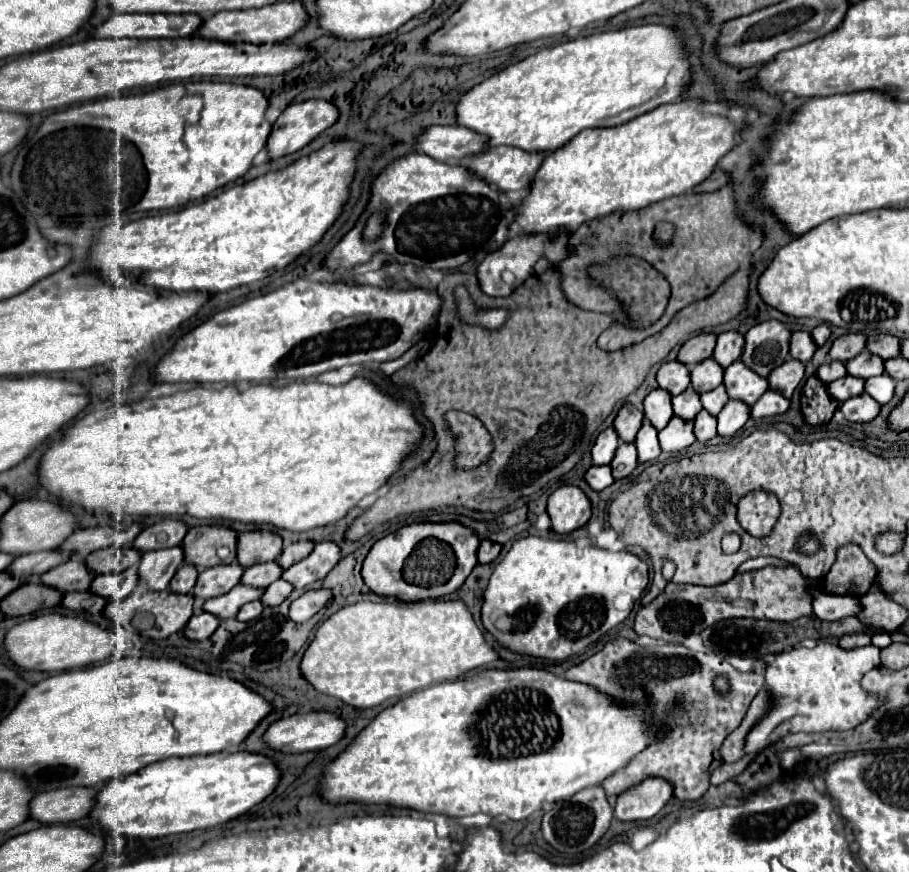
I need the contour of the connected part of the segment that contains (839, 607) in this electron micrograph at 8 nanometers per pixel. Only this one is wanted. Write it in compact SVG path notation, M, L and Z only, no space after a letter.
M817 592L813 600L813 614L819 620L835 622L845 616L857 616L861 612L859 602L853 596L835 596L827 592Z

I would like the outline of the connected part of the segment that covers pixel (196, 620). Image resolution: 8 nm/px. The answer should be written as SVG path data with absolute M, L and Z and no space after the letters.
M203 612L203 614L199 614L199 616L193 616L193 618L187 622L187 626L185 626L185 630L183 630L183 636L185 636L187 640L201 642L201 640L209 638L209 636L215 632L217 626L219 626L219 620L217 620L213 614Z

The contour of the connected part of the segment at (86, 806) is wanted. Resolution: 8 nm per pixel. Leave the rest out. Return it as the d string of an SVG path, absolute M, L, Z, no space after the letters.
M59 788L37 794L29 802L29 818L39 824L69 824L91 812L95 788Z

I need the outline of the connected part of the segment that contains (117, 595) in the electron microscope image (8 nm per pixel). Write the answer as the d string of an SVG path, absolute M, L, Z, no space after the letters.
M105 574L93 578L89 592L95 592L97 596L103 596L107 600L125 600L135 586L137 574L129 574L127 578L119 578L117 574Z

